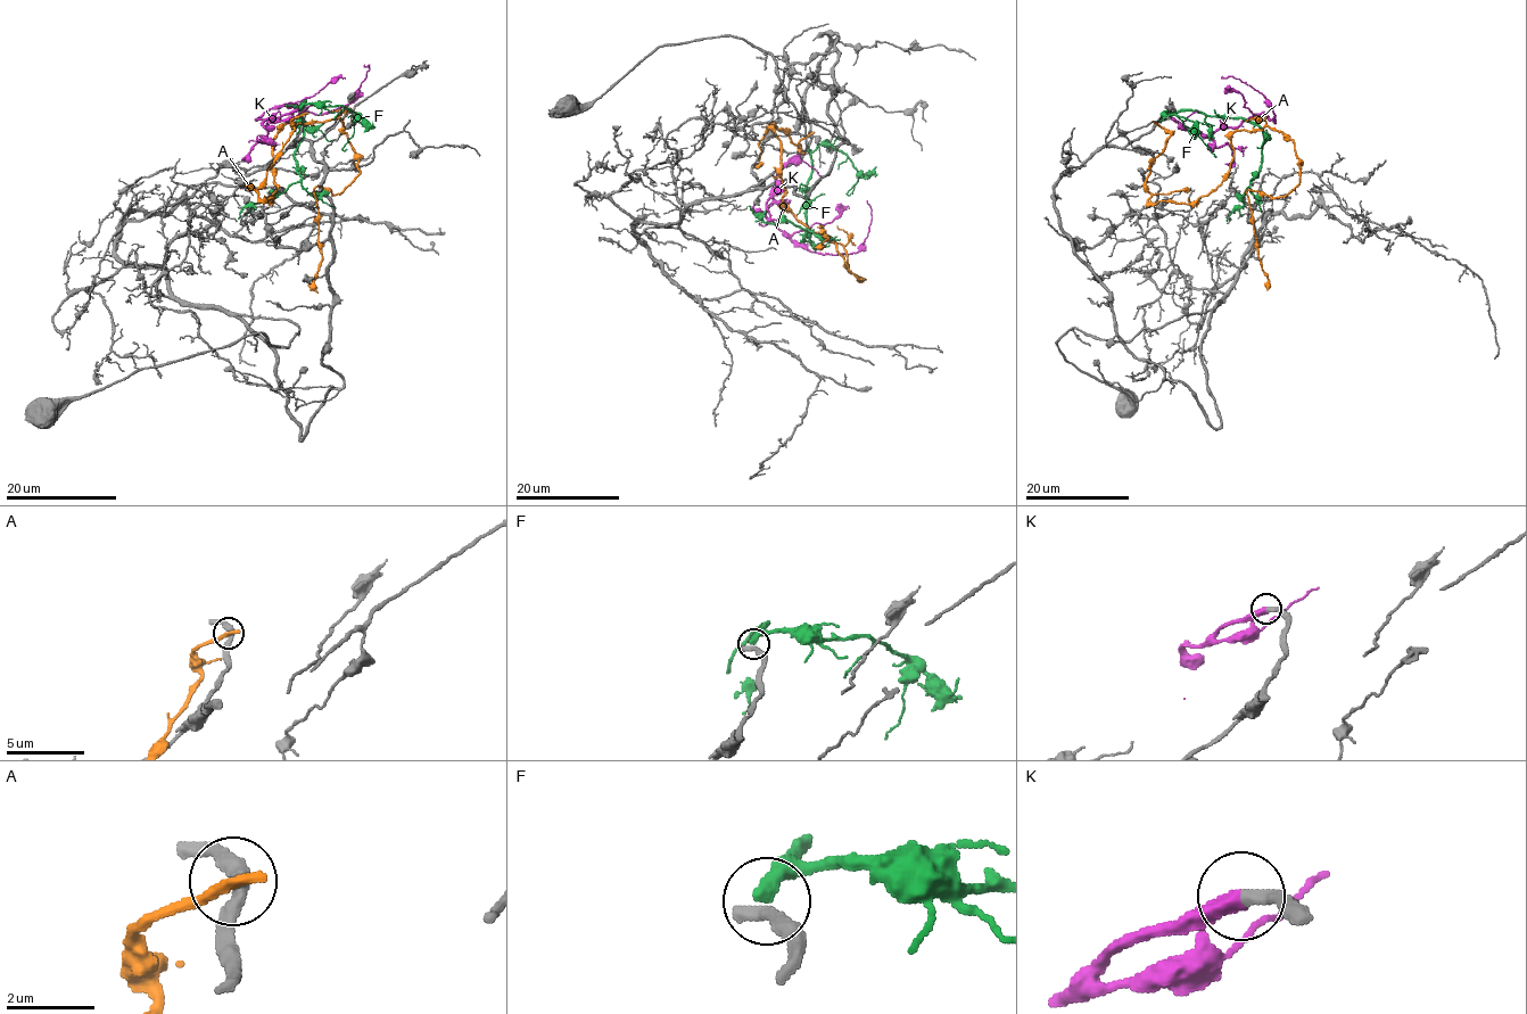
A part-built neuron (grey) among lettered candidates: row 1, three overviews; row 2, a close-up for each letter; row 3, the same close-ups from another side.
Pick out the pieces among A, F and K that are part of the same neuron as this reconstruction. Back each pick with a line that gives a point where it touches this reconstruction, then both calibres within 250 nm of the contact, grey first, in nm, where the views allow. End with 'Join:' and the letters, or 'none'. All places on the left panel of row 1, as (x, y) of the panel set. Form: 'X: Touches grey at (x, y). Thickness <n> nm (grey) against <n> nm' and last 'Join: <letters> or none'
K: Touches grey at (297, 109). Thickness 320 nm (grey) against 480 nm
Join: K

